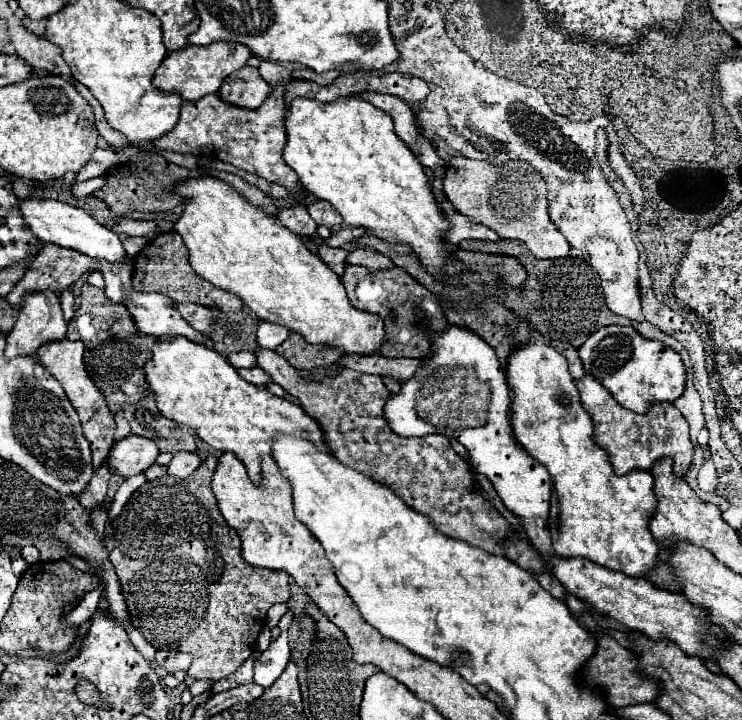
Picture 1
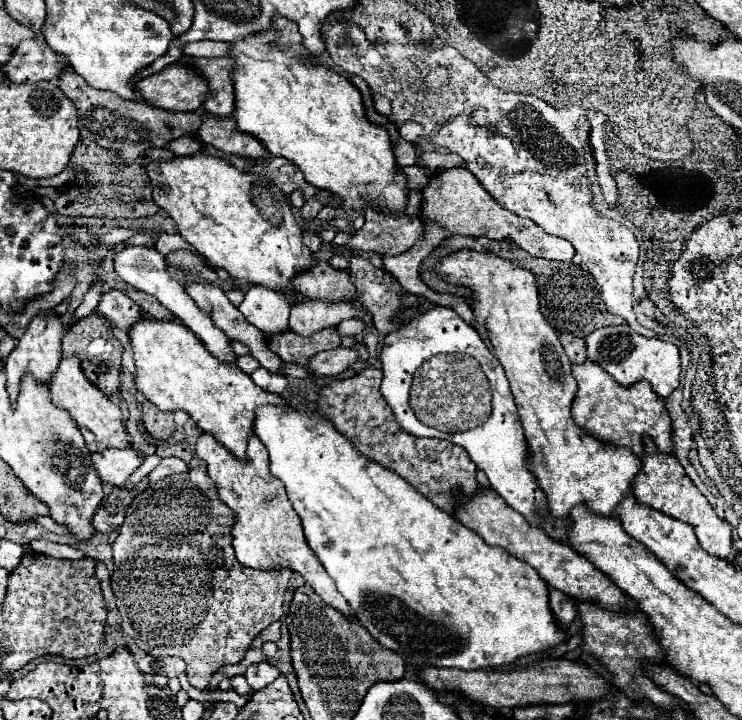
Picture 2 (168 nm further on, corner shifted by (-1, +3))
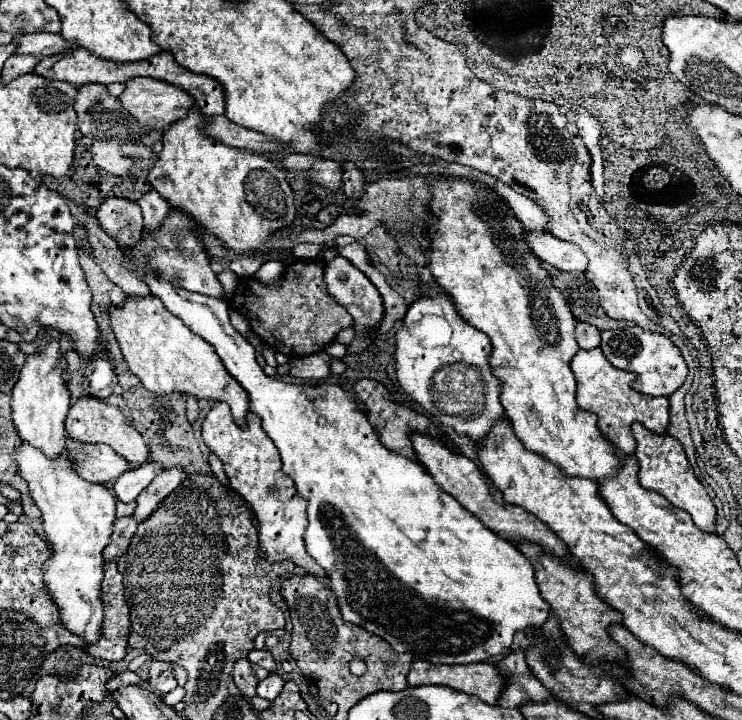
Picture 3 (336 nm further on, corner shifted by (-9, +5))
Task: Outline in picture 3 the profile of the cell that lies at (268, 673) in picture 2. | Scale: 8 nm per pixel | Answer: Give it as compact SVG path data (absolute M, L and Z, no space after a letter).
M273 671L269 677L265 677L259 685L257 685L257 695L259 697L263 697L263 699L269 699L269 701L273 701L279 693L281 693L281 689L283 689L283 677L277 673L277 671Z

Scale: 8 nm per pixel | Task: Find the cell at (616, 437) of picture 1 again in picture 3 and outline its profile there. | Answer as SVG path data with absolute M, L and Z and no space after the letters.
M591 349L591 351L579 351L573 361L571 369L577 377L577 403L583 411L593 411L599 421L597 427L601 429L603 437L607 437L619 451L625 455L635 455L637 441L631 433L633 423L643 423L647 429L665 435L669 425L669 397L651 397L635 391L631 385L635 381L635 375L629 371L615 369L603 351Z

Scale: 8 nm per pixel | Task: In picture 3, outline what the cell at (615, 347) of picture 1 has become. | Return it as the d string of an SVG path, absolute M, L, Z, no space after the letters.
M637 325L627 327L627 329L601 331L601 349L613 367L643 375L643 393L645 395L675 393L685 383L685 377L689 371L679 347L669 337L645 331Z

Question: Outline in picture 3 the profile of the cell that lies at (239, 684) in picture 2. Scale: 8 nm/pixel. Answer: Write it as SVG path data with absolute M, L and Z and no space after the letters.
M251 651L251 653L247 655L247 659L249 659L251 663L261 665L261 667L267 669L267 671L275 671L275 669L277 669L277 663L275 663L275 659L273 659L273 655L271 655L269 651Z

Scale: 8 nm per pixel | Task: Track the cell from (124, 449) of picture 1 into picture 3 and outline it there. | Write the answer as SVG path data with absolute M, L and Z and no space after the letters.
M73 443L77 471L83 479L93 483L111 483L127 471L127 463L109 445Z

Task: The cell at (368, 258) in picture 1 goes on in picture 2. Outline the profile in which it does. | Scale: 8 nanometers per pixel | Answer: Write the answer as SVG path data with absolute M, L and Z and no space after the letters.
M453 167L447 171L437 173L435 177L429 179L429 183L423 189L423 199L421 199L421 221L423 221L423 237L405 253L393 255L393 257L385 257L385 269L399 281L399 285L403 287L403 291L411 293L411 295L423 295L427 301L431 301L433 305L443 305L443 307L451 307L453 311L457 311L469 325L473 325L475 317L473 311L467 303L467 299L459 297L459 295L439 295L433 289L429 289L421 277L419 277L419 263L447 237L453 235L467 235L467 237L489 237L489 239L497 239L497 241L511 241L517 247L521 247L523 251L527 251L533 257L543 257L543 259L551 259L551 261L571 261L575 255L575 249L571 247L571 243L567 243L565 239L547 235L537 223L531 223L531 219L523 219L519 215L515 215L509 209L501 209L501 205L483 189L483 185L475 179L475 175L471 175L471 171L467 171L465 167Z

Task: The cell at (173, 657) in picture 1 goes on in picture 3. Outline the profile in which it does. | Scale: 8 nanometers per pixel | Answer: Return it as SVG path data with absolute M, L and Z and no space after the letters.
M153 659L149 665L149 687L159 693L159 697L163 697L161 693L169 693L177 687L177 679L175 679L175 663L165 663L165 661L157 661Z

